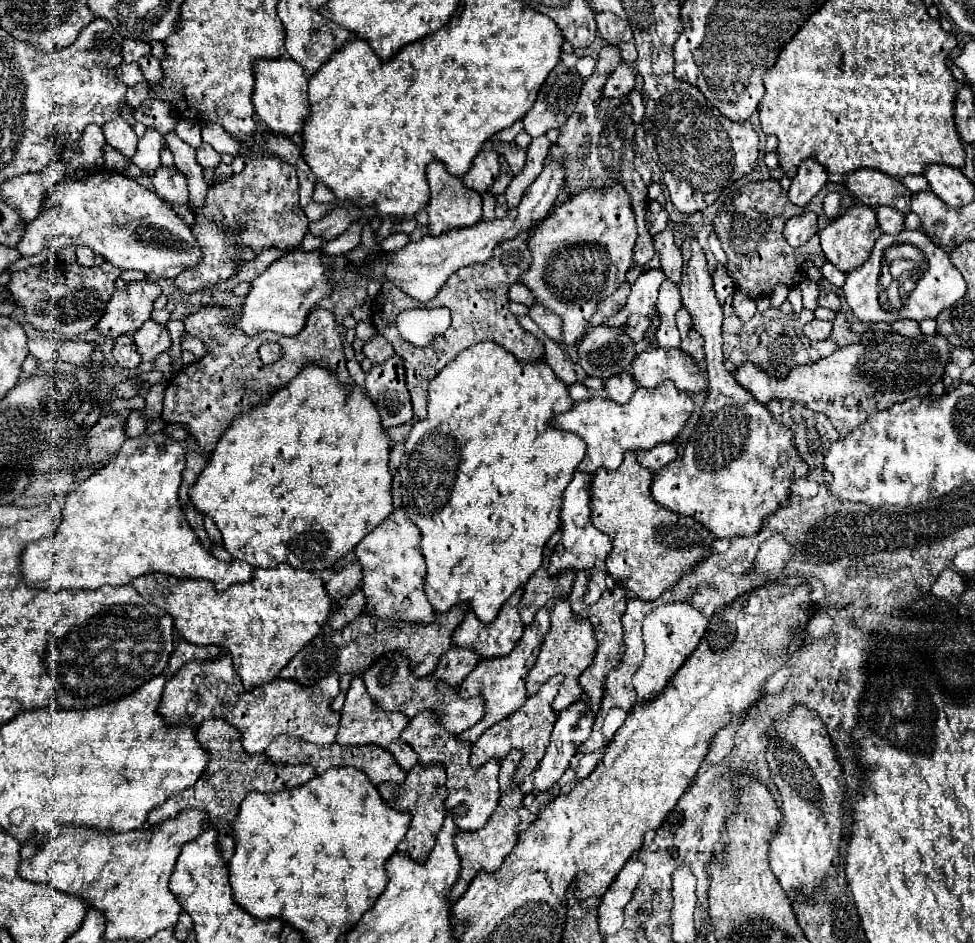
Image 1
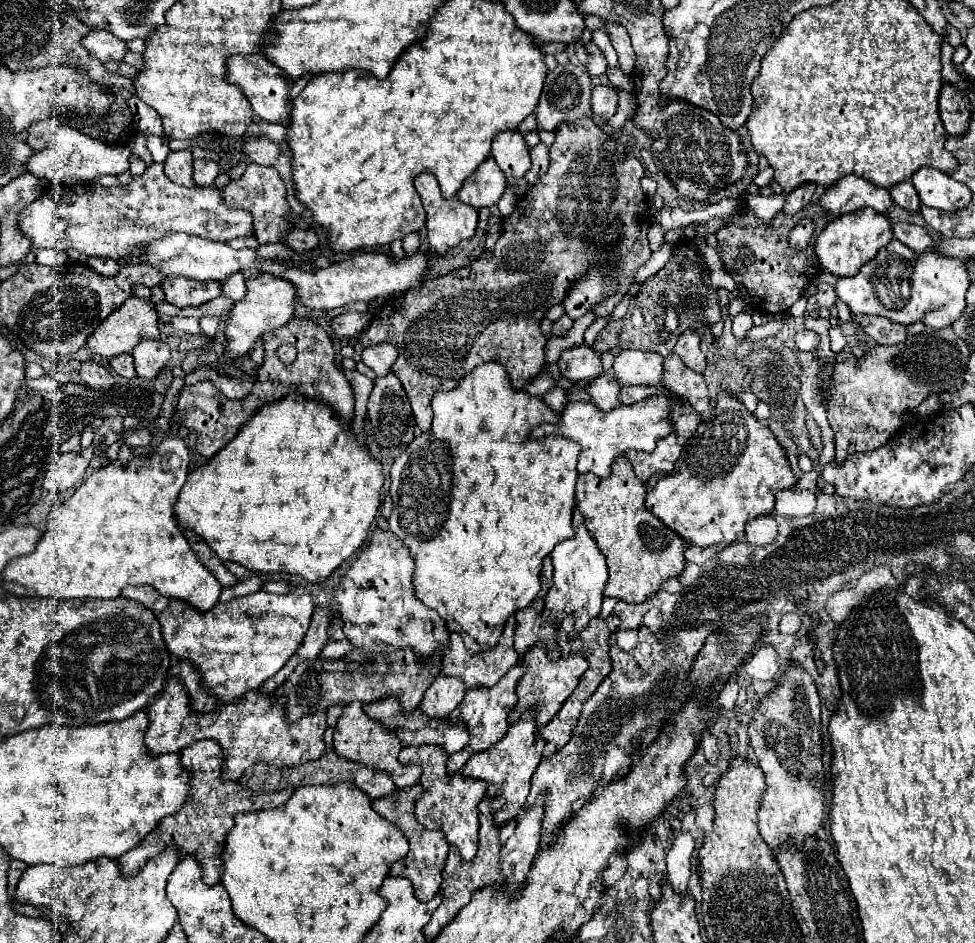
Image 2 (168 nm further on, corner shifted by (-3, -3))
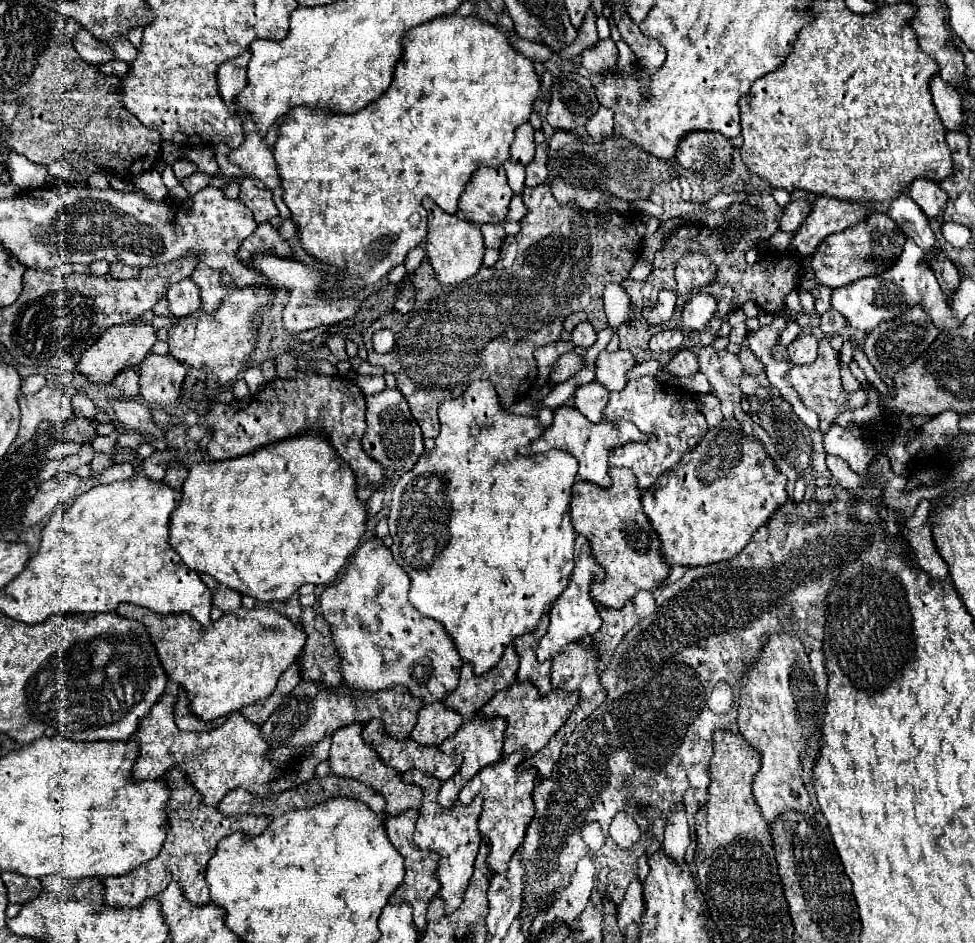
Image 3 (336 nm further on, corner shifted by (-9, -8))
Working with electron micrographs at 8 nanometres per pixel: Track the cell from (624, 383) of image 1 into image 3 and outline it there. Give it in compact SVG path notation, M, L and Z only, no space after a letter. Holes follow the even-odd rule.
M591 382L591 384L583 384L575 390L573 408L583 412L583 416L587 416L587 420L601 422L607 400L609 400L609 392L603 386L599 386L597 382Z

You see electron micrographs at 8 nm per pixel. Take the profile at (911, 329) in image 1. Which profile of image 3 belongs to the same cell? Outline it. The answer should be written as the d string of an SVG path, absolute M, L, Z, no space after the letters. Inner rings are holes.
M829 310L829 312L821 314L821 324L819 324L819 328L821 328L821 332L823 332L825 336L835 336L835 334L843 332L845 326L847 326L847 320L845 320L839 312Z

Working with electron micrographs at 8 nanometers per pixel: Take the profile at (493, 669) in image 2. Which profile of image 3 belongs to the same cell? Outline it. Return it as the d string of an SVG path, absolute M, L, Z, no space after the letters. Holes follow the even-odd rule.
M507 646L499 666L483 676L475 676L471 666L463 664L459 686L455 692L443 698L443 704L459 712L463 720L469 720L493 698L493 694L513 686L515 674L517 674L517 654L513 646Z

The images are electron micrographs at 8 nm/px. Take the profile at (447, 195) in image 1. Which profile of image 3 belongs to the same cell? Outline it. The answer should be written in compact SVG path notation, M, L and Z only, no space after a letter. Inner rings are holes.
M425 198L423 208L427 210L427 258L429 264L435 270L435 278L439 280L439 284L459 284L463 280L467 280L469 276L475 276L477 270L481 268L483 262L483 254L485 254L485 246L483 246L483 236L479 232L479 226L469 224L467 220L463 220L457 214L447 214L443 212L435 202L431 202L429 198Z

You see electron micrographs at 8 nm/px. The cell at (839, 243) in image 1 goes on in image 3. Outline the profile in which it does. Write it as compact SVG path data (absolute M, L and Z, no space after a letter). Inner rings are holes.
M869 214L859 224L839 234L827 236L815 248L811 258L815 278L819 280L819 284L825 284L829 288L839 288L859 278L879 276L887 272L887 268L891 268L891 264L895 264L895 260L901 256L905 240L907 240L905 232L887 214Z

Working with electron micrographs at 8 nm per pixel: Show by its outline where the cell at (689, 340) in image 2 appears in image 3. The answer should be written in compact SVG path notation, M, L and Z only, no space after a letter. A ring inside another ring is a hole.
M681 350L681 352L677 352L677 354L671 358L671 362L667 364L667 368L669 368L669 372L671 372L673 376L691 376L691 374L695 374L697 368L699 368L697 356L695 356L693 352L689 352L689 350Z

